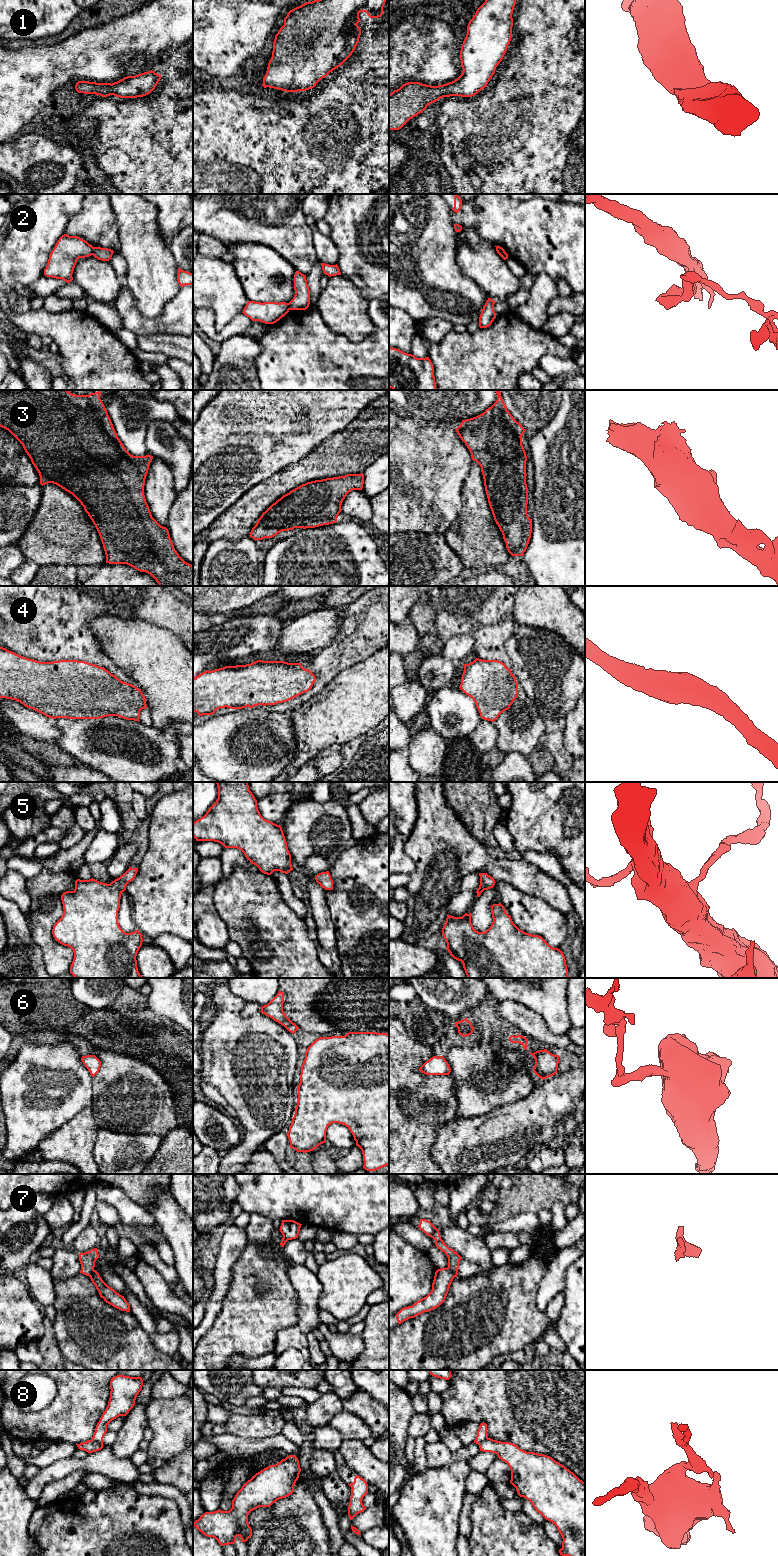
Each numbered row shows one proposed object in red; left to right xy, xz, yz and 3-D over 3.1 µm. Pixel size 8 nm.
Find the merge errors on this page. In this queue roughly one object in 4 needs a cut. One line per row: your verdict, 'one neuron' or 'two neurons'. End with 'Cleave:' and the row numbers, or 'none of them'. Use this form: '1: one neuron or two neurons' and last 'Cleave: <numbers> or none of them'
1: one neuron
2: two neurons
3: one neuron
4: one neuron
5: one neuron
6: one neuron
7: two neurons
8: two neurons
Cleave: 2, 7, 8

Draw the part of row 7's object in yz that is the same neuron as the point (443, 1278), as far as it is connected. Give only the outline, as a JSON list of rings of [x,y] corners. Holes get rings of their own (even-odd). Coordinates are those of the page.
[[[448,1268],[436,1270],[431,1292],[412,1306],[402,1308],[395,1315],[398,1324],[439,1307],[445,1301],[454,1277]]]

